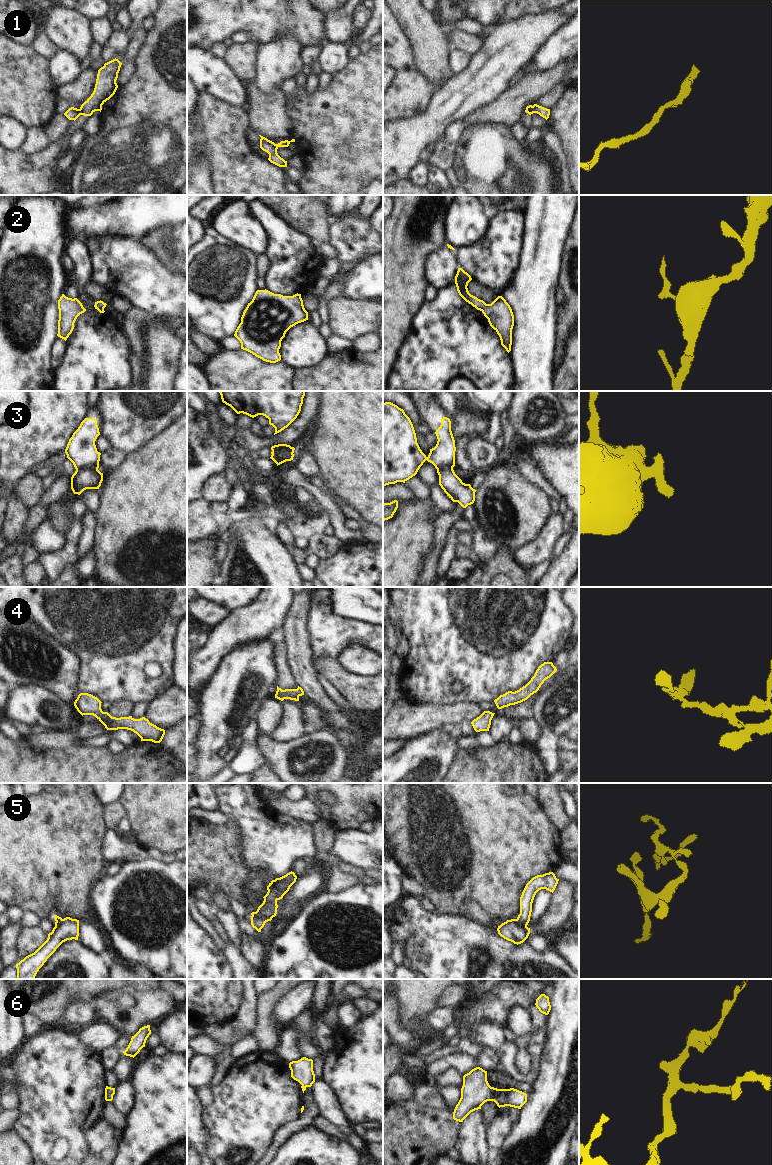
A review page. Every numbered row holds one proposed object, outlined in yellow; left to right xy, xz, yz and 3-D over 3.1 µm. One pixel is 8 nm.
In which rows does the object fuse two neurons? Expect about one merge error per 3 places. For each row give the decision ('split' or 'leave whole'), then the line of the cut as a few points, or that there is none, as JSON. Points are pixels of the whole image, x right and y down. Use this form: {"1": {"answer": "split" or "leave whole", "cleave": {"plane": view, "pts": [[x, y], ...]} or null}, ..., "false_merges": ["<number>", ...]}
{"1": {"answer": "split", "cleave": {"plane": "xy", "pts": [[79, 109], [82, 114]]}}, "2": {"answer": "leave whole", "cleave": null}, "3": {"answer": "split", "cleave": {"plane": "xy", "pts": [[97, 469], [76, 470]]}}, "4": {"answer": "leave whole", "cleave": null}, "5": {"answer": "leave whole", "cleave": null}, "6": {"answer": "leave whole", "cleave": null}, "false_merges": ["1", "3"]}

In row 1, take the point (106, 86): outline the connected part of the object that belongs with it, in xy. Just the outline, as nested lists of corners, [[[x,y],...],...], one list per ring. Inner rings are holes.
[[[113,59],[98,70],[96,84],[91,96],[81,105],[80,112],[84,116],[91,116],[95,111],[102,110],[102,105],[116,92],[116,80],[122,63]]]

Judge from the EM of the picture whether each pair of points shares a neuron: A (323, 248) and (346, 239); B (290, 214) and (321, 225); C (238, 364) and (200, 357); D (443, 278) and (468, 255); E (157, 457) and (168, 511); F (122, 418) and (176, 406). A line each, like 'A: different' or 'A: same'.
A: different
B: same
C: different
D: different
E: same
F: same

